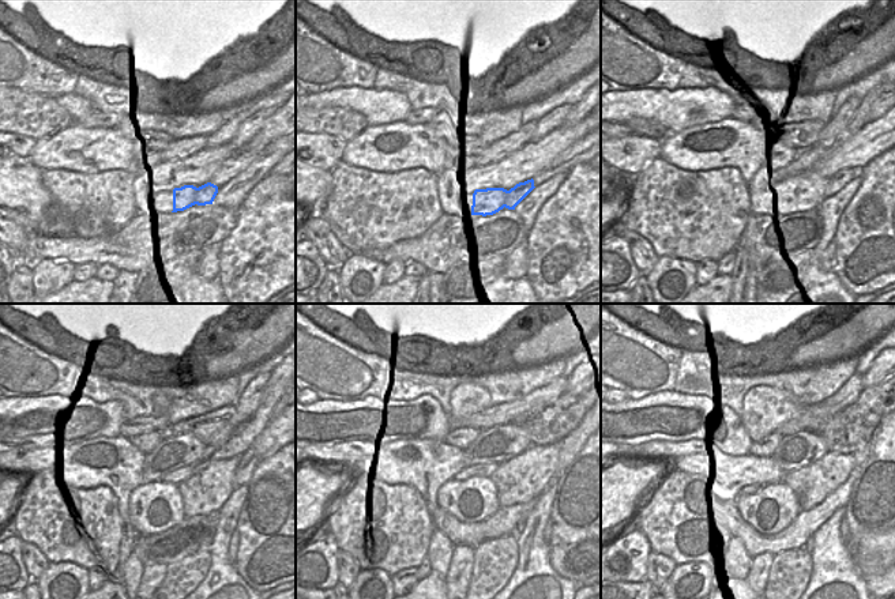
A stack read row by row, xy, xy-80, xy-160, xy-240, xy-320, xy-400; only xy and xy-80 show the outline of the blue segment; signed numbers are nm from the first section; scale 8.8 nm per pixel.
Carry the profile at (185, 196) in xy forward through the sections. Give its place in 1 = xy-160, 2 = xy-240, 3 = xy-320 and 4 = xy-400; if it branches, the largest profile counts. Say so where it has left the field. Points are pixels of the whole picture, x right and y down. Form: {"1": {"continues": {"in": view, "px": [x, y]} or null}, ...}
{"1": {"continues": {"in": "xy-160", "px": [807, 191]}}, "2": {"continues": {"in": "xy-240", "px": [203, 493]}}, "3": {"continues": {"in": "xy-320", "px": [518, 481]}}, "4": {"continues": {"in": "xy-400", "px": [815, 482]}}}

